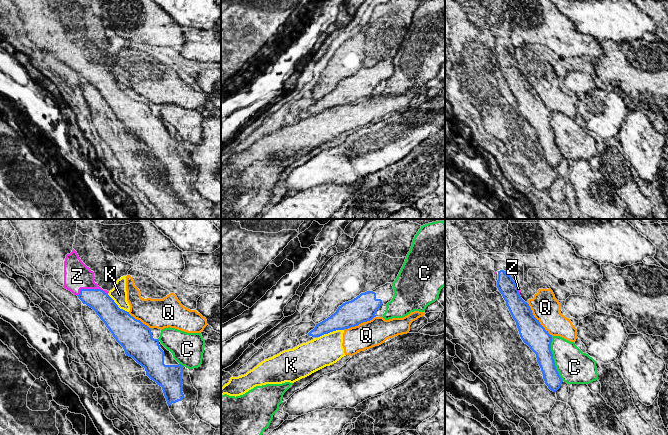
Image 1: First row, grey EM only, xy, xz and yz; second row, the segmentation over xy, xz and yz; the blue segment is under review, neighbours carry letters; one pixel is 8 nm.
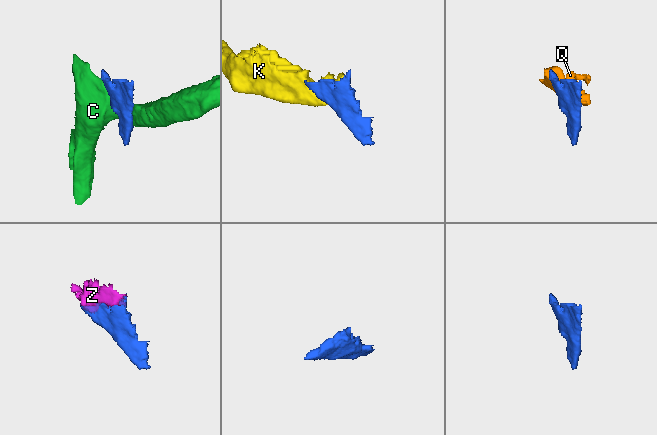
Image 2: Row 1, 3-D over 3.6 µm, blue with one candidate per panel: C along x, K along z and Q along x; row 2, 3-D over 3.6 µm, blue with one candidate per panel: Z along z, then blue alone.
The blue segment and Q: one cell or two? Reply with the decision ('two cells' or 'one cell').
two cells

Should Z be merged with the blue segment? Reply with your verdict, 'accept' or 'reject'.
accept

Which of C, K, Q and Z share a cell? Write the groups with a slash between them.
C / K Q / Z

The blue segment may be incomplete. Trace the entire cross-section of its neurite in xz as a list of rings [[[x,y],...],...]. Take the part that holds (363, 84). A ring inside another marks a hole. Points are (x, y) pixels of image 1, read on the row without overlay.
[[[386,59],[373,67],[361,69],[353,76],[339,82],[330,93],[316,100],[308,112],[320,113],[336,106],[348,105],[370,97],[376,93],[376,87],[380,82],[390,78],[393,72],[392,59]]]

